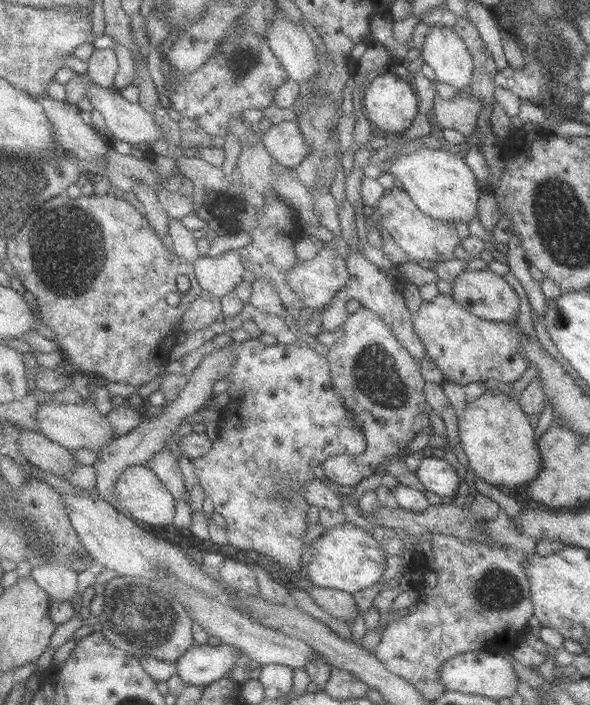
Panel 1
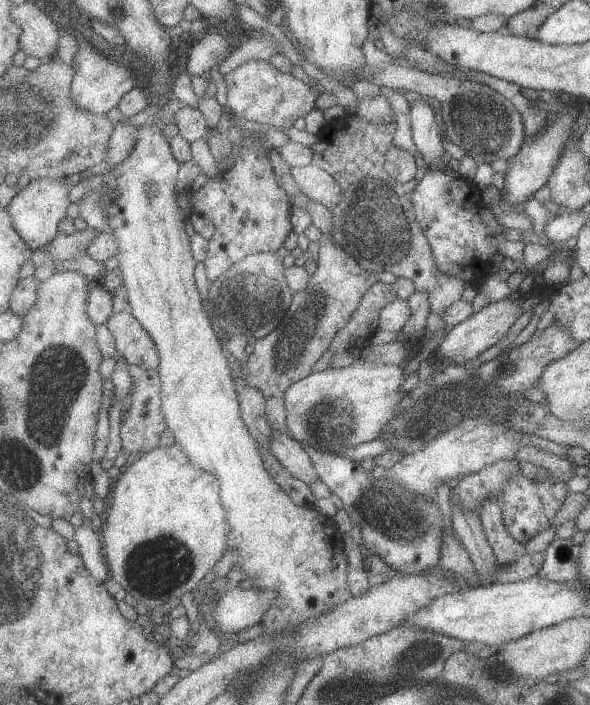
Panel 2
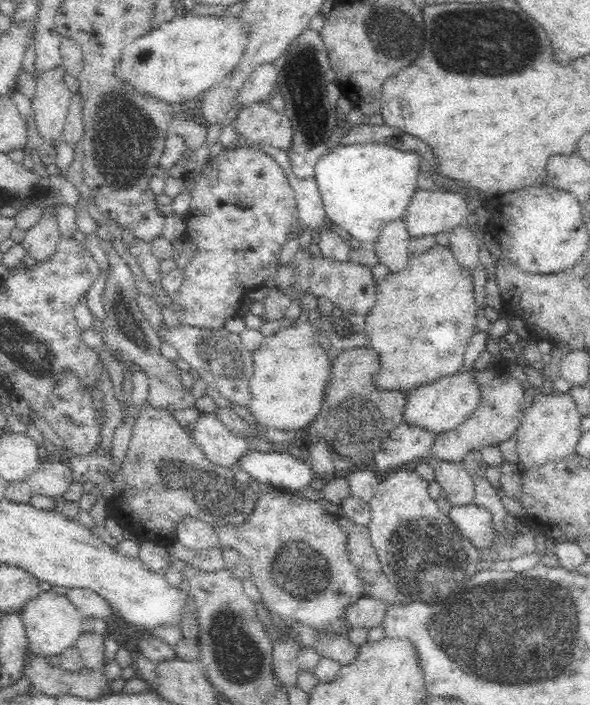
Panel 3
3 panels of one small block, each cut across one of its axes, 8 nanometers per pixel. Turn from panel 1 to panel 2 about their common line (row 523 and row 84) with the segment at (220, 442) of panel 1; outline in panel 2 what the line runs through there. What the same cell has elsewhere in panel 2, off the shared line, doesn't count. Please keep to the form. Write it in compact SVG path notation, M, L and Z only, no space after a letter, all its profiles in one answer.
M252 59L228 73L225 77L229 89L229 105L238 118L255 121L260 124L276 126L288 130L296 124L296 120L307 117L318 108L319 94L314 92L310 83L306 83L298 71L284 73L276 68L270 61L264 59Z

